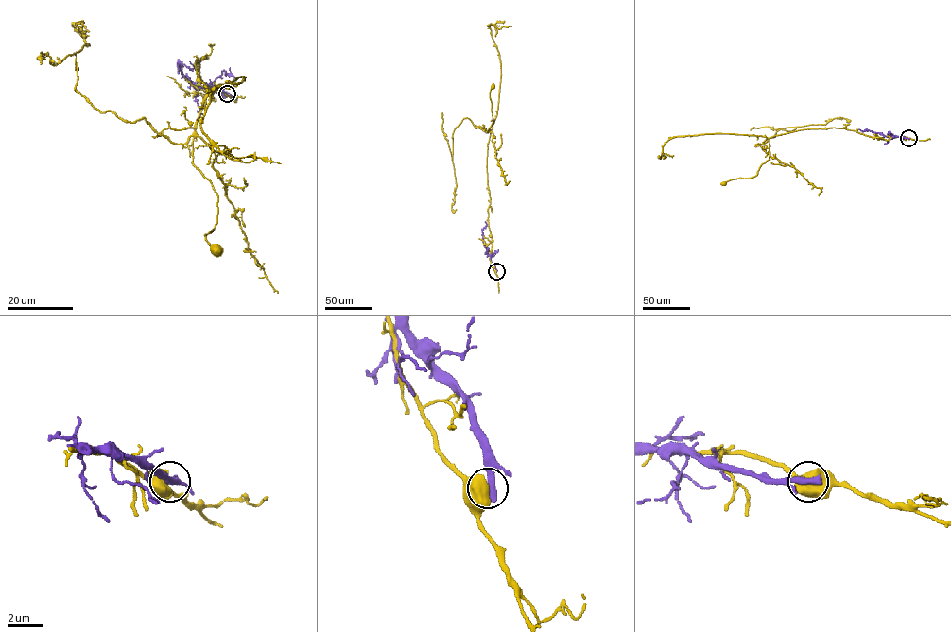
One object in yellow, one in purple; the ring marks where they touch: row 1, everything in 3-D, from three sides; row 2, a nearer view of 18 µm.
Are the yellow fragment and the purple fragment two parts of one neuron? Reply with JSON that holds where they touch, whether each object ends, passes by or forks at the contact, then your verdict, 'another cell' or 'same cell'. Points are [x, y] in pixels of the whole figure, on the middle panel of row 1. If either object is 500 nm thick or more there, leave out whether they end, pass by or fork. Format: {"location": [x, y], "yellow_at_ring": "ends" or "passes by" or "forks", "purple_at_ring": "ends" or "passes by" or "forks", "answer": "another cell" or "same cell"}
{"location": [496, 271], "answer": "another cell"}

